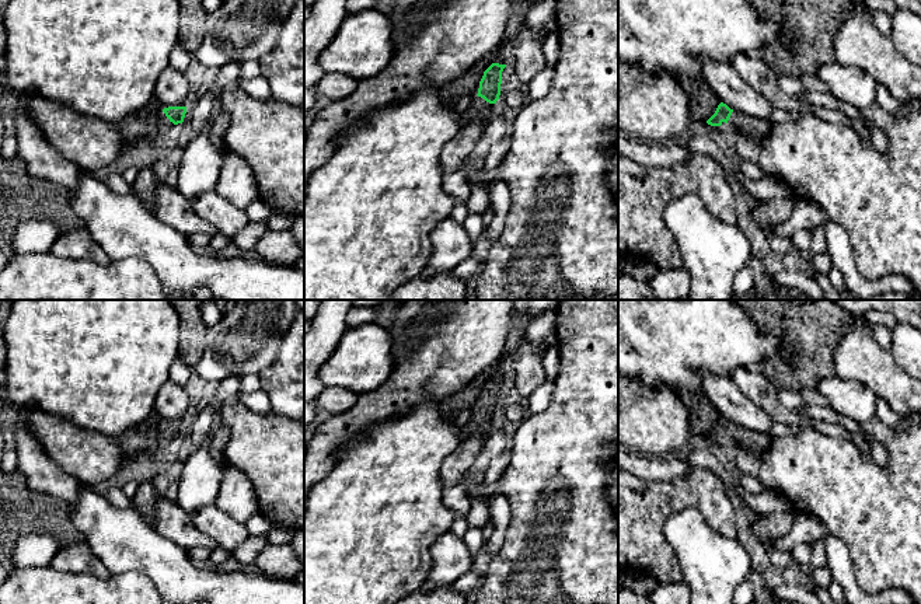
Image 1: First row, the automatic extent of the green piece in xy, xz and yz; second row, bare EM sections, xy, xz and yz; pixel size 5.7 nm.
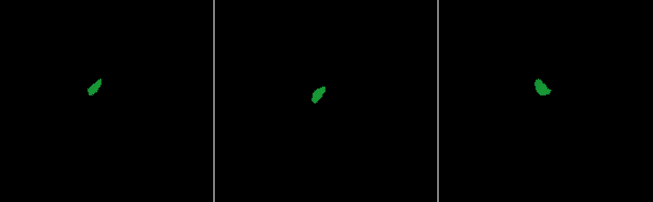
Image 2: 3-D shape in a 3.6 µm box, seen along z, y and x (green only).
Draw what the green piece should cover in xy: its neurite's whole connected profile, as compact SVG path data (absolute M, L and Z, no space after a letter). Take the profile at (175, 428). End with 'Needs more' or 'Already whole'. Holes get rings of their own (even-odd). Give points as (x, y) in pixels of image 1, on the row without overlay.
M168 420L161 425L163 443L171 443L184 436L186 420Z. Needs more

